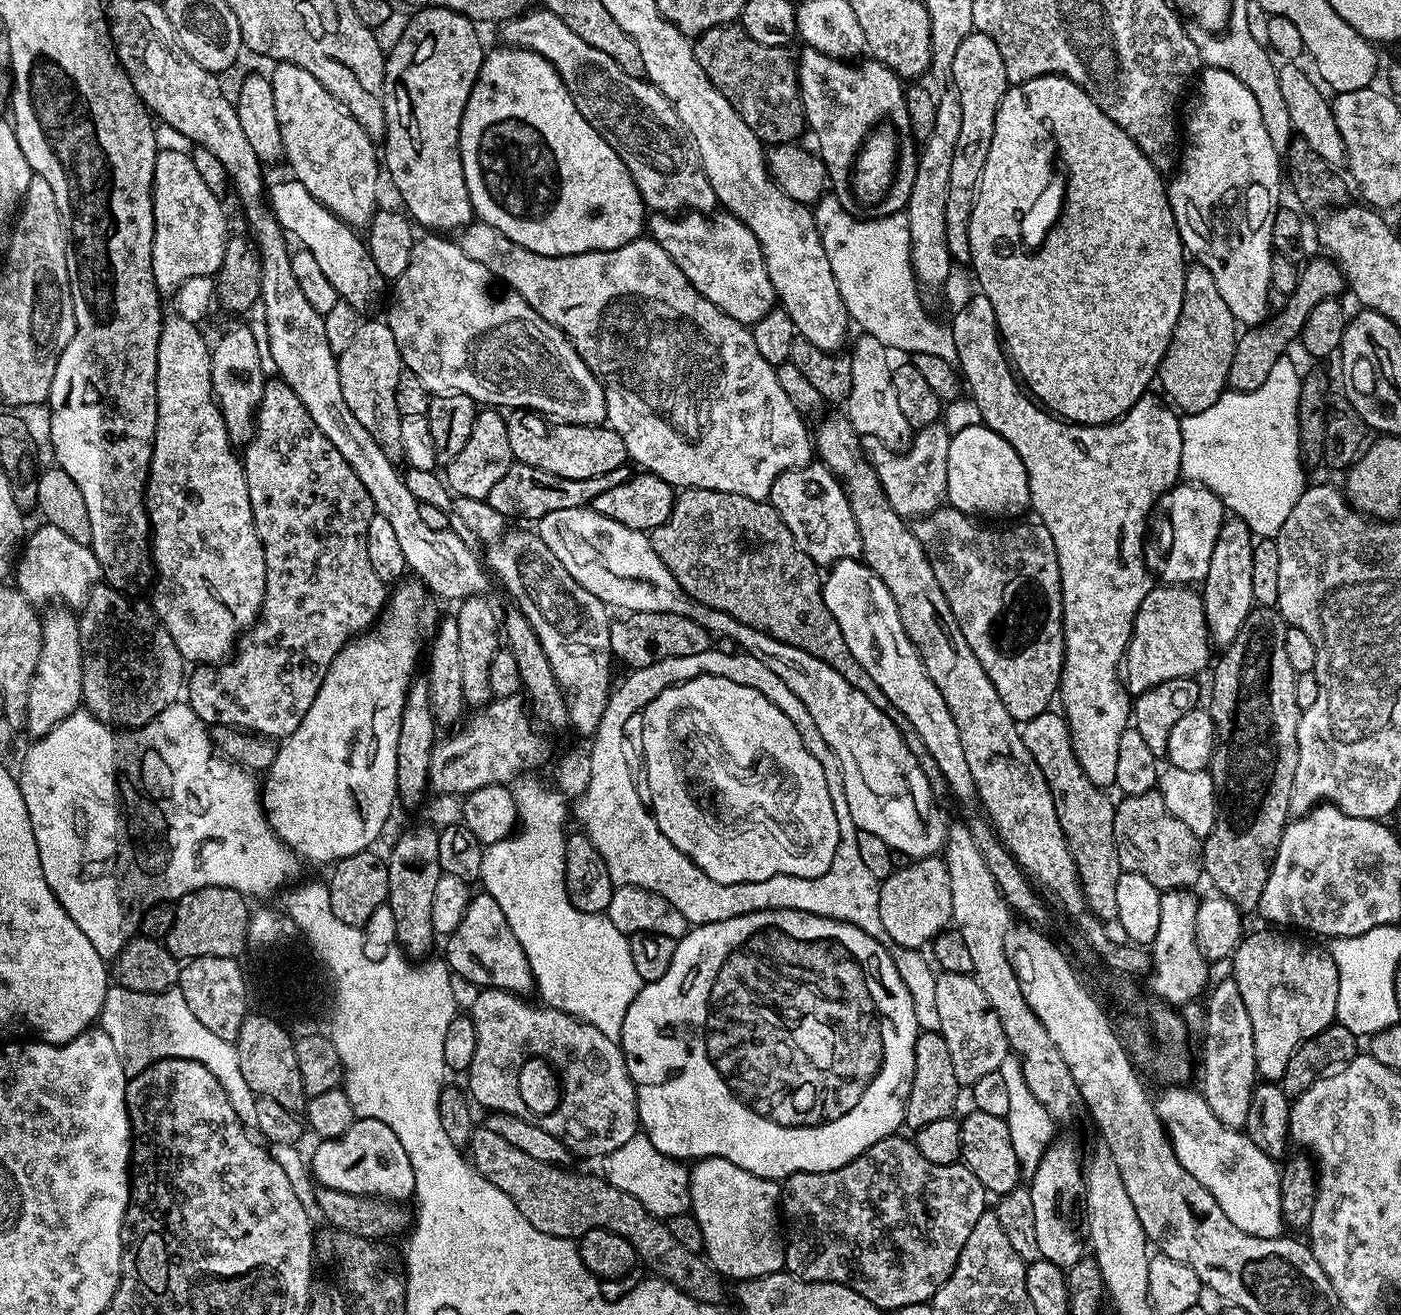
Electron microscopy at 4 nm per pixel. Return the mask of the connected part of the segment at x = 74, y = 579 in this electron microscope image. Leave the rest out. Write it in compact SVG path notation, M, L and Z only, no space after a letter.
M44 522L41 528L23 545L14 568L14 584L34 606L52 604L61 600L61 605L79 610L88 601L90 590L101 583L100 563L91 547L82 542L74 542L67 534L62 534L58 526Z

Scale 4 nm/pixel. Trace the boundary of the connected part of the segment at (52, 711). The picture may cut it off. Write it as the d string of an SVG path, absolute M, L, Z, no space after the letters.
M68 610L52 612L42 620L42 654L38 658L36 677L30 686L30 698L24 728L29 737L39 738L50 734L54 726L70 714L74 714L82 704L82 646L80 645L80 622L75 613Z

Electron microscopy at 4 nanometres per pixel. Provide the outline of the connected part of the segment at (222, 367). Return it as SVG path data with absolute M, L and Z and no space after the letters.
M236 328L228 332L217 344L211 345L212 361L210 362L210 378L212 393L216 396L216 404L220 407L222 418L226 422L228 436L233 445L244 446L252 439L252 431L256 428L256 411L262 402L262 394L266 383L266 374L262 370L262 344L248 328Z

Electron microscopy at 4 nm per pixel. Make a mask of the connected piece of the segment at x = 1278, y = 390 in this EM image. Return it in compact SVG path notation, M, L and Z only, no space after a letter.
M1285 354L1278 358L1278 362L1274 362L1274 370L1270 370L1266 382L1262 382L1258 390L1226 390L1218 398L1218 402L1210 406L1210 410L1185 415L1180 421L1181 477L1210 489L1233 517L1246 522L1256 538L1274 538L1280 533L1286 518L1290 518L1290 510L1294 510L1294 502L1298 502L1306 487L1306 468L1300 454L1298 426L1298 394L1302 376L1299 371L1296 373L1296 364L1290 357L1291 355Z

